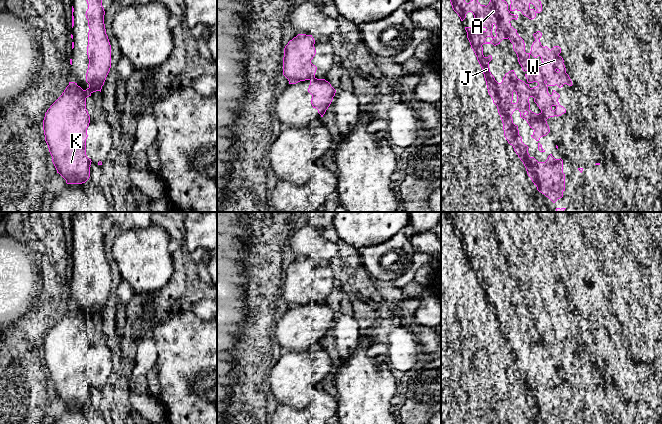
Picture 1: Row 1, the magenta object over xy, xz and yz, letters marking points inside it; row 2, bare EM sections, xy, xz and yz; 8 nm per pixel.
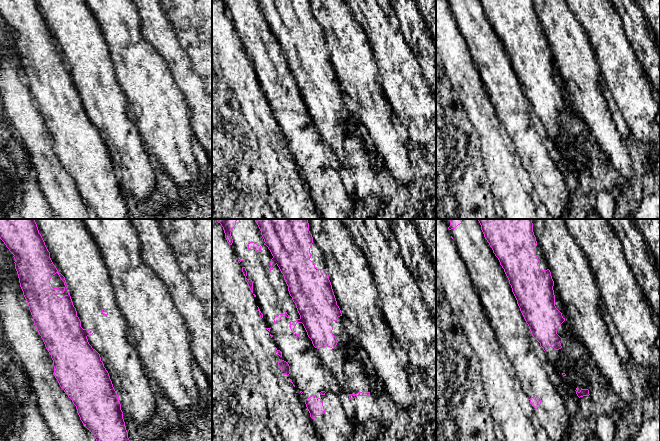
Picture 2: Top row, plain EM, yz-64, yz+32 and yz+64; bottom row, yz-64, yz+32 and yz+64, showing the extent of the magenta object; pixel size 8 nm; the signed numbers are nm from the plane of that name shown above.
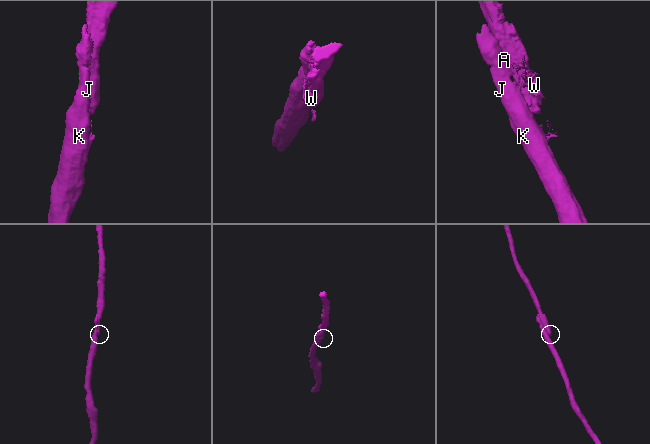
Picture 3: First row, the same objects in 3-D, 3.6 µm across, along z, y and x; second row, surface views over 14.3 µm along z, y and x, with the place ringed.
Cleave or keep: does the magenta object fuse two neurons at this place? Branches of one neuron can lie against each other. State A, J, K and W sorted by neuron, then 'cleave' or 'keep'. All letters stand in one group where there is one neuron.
A J K W; keep

